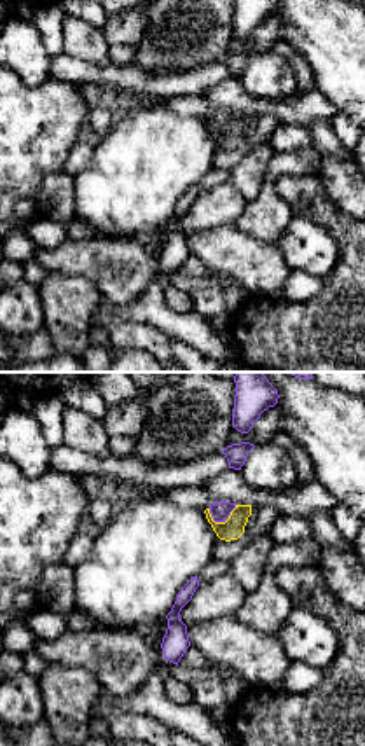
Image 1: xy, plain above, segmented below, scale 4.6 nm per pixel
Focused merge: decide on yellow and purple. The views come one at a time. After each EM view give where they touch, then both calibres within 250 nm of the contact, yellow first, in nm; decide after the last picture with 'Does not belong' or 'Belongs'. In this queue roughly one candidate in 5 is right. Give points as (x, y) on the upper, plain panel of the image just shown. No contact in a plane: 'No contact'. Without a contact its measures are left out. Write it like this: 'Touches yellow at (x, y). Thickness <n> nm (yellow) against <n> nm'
Touches yellow at (222, 131). Thickness 100 nm (yellow) against 90 nm

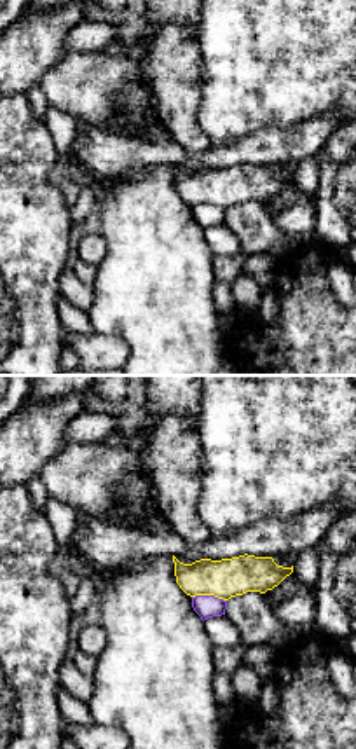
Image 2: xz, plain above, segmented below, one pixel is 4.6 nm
Touches yellow at (210, 203). Thickness 180 nm (yellow) against 110 nm

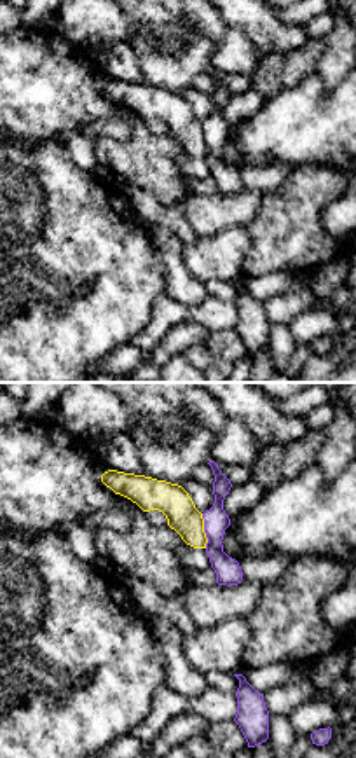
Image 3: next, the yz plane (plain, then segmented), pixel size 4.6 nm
Touches yellow at (203, 140). Thickness 150 nm (yellow) against 120 nm

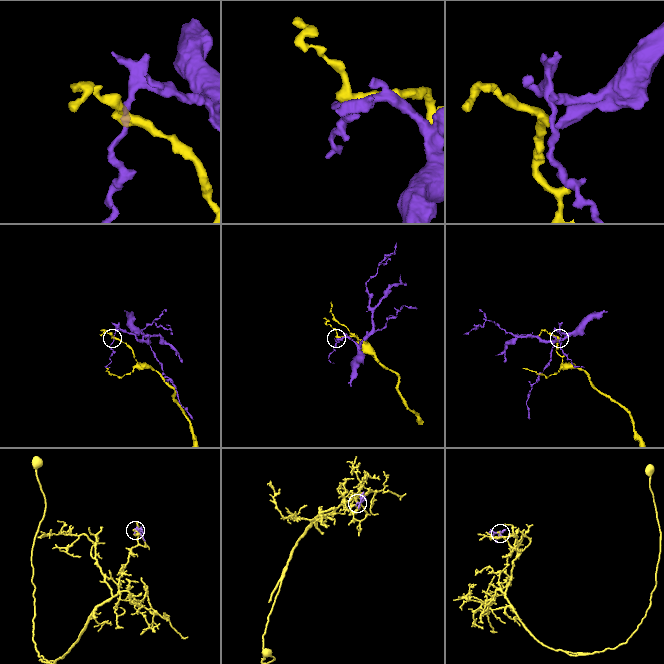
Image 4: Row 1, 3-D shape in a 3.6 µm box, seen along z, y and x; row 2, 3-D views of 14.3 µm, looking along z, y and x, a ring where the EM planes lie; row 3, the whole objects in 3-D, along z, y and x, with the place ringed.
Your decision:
Does not belong

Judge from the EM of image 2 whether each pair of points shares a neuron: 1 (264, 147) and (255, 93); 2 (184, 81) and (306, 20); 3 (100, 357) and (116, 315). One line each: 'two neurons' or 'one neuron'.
1: two neurons
2: two neurons
3: two neurons

